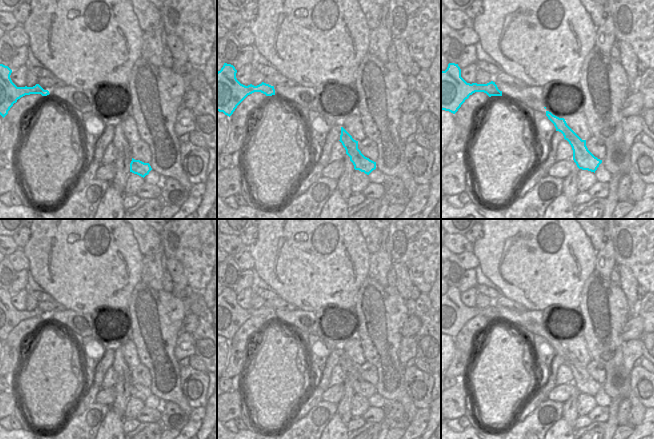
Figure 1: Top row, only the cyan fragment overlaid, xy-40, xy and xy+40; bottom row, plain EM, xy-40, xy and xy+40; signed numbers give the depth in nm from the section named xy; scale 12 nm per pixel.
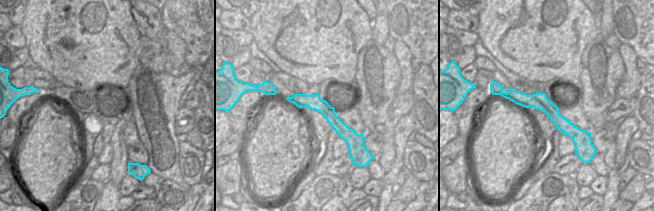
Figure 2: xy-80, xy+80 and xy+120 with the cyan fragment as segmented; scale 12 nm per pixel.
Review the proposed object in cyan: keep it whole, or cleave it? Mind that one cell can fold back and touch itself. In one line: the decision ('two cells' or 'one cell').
two cells

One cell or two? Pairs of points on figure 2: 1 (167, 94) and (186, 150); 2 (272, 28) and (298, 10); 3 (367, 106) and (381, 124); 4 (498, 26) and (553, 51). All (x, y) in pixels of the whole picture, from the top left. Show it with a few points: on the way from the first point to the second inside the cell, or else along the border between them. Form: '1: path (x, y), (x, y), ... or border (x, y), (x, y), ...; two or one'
1: border (178, 142), (179, 166); two
2: path (278, 27), (281, 27), (292, 16); one
3: path (371, 110), (377, 120); one
4: path (498, 46), (513, 61), (526, 51), (533, 51); one

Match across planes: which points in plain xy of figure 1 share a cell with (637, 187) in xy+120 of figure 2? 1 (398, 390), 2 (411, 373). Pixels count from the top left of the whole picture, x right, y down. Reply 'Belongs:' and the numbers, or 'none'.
Belongs: 1

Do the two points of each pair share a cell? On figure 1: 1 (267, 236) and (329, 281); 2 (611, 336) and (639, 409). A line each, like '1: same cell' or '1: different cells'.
1: same cell
2: same cell

